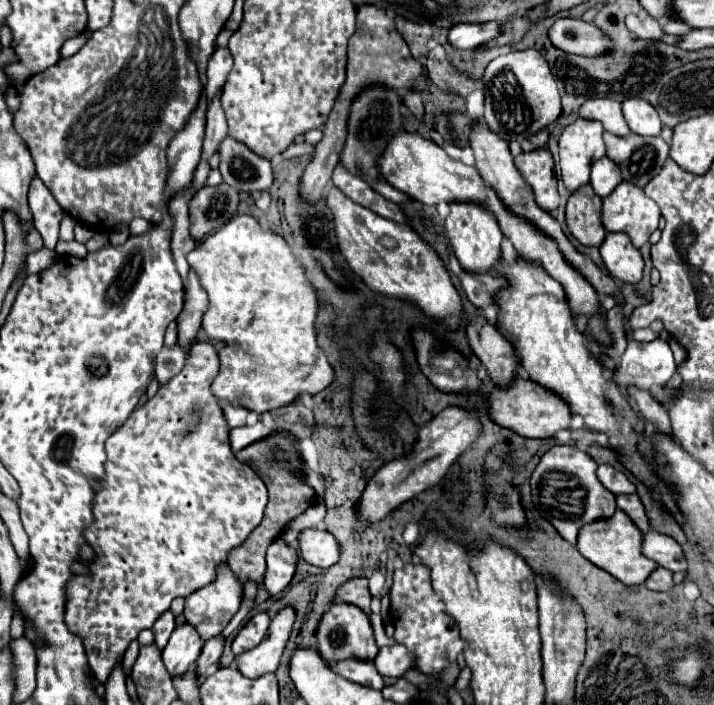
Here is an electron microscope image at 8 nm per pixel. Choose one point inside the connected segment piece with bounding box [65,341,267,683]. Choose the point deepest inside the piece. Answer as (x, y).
(174, 501)

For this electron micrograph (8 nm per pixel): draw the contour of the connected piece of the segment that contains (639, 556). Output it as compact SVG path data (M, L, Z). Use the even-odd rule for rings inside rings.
M619 495L617 497L617 507L619 509L615 511L613 517L583 525L581 531L579 531L575 547L577 547L577 551L585 559L589 559L593 565L605 569L607 573L611 573L621 583L625 583L625 585L641 585L651 575L651 569L657 567L655 561L643 557L643 553L641 553L643 537L651 527L649 527L645 509L643 509L643 505L641 505L641 501L639 501L637 495Z

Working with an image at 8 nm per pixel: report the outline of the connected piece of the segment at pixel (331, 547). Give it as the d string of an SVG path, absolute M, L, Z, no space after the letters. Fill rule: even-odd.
M307 529L299 535L301 557L315 567L331 567L339 561L339 543L329 531Z

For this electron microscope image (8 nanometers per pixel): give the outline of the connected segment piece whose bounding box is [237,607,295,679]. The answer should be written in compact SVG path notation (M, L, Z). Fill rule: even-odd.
M285 607L277 613L277 617L271 621L269 631L265 633L263 641L247 651L241 653L237 657L237 669L239 673L243 673L243 677L263 677L267 673L275 673L279 659L283 655L285 643L289 641L289 633L291 633L291 625L295 621L295 611L291 607Z

